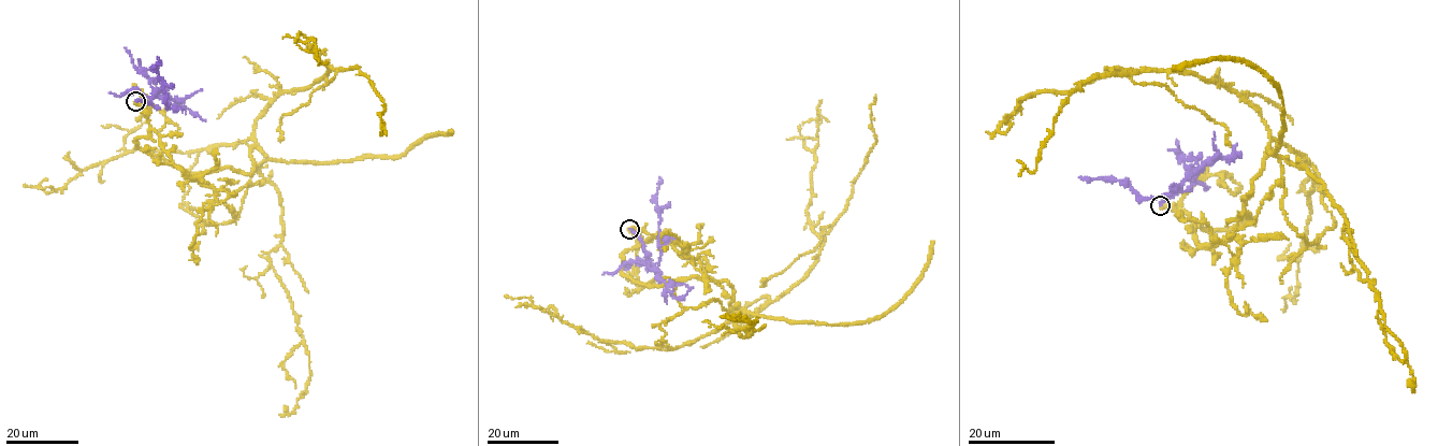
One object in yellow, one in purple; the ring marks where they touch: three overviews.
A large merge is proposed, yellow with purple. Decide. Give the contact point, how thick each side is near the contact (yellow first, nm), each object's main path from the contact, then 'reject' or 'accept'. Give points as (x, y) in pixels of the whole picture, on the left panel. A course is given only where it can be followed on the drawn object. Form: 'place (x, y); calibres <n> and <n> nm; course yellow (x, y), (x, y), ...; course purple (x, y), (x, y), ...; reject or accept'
place (135, 101); calibres 440 and 420 nm; course yellow (135, 101), (149, 131), (136, 147), (190, 173), (250, 173), (255, 123), (328, 67), (365, 75), (386, 134); course purple (135, 101), (151, 102), (156, 91), (169, 104), (168, 108), (168, 95), (156, 69), (157, 56); accept

